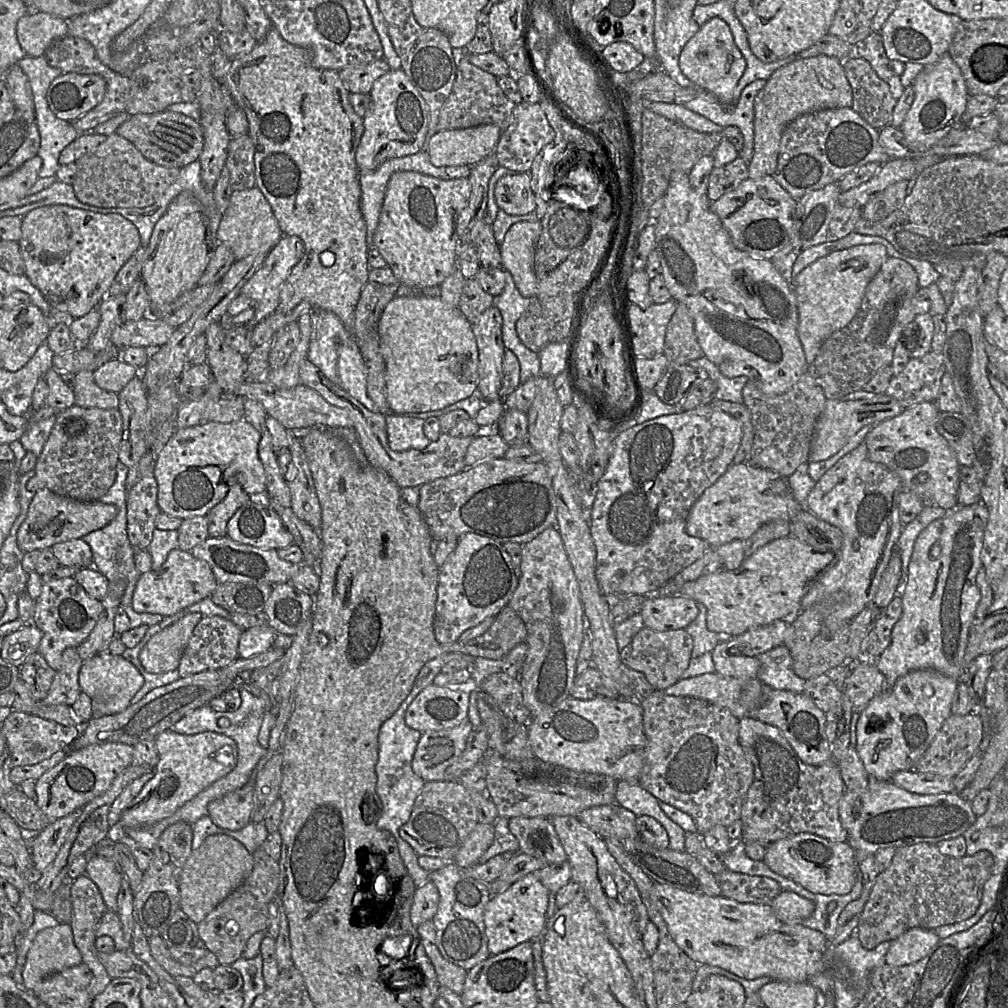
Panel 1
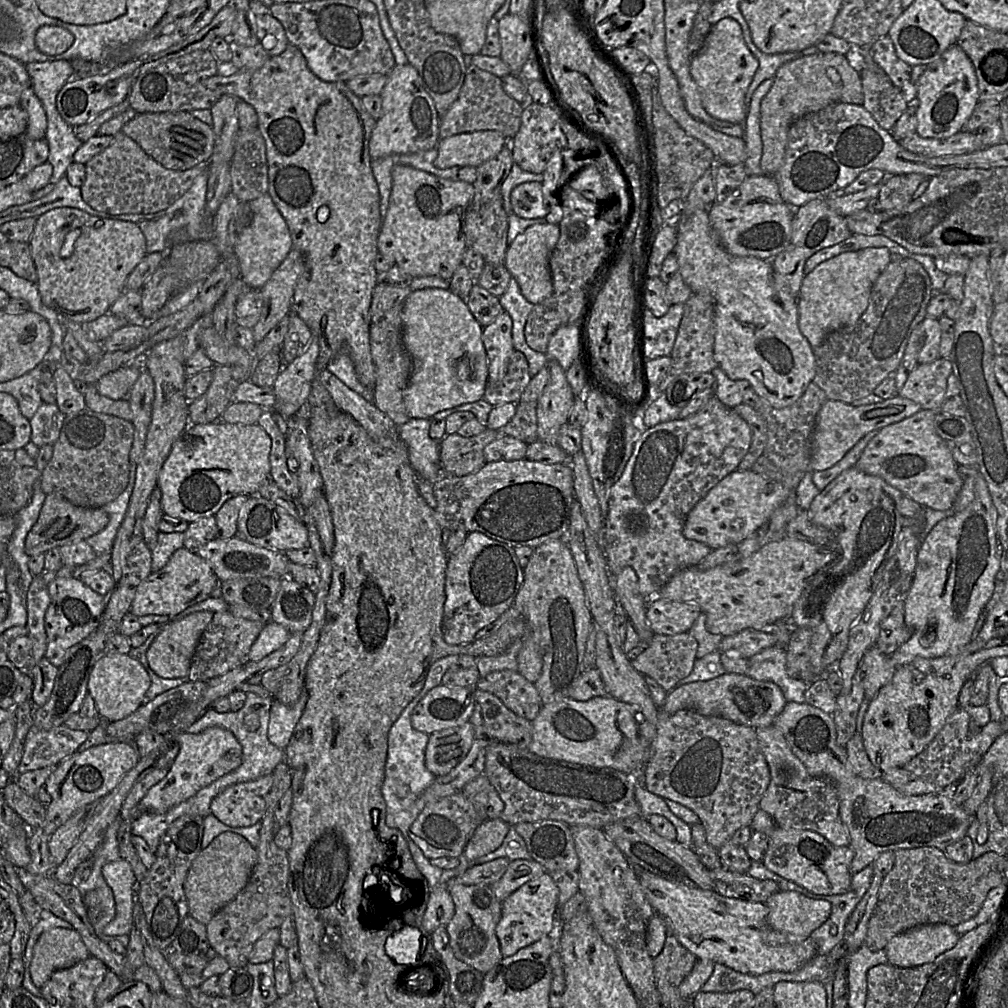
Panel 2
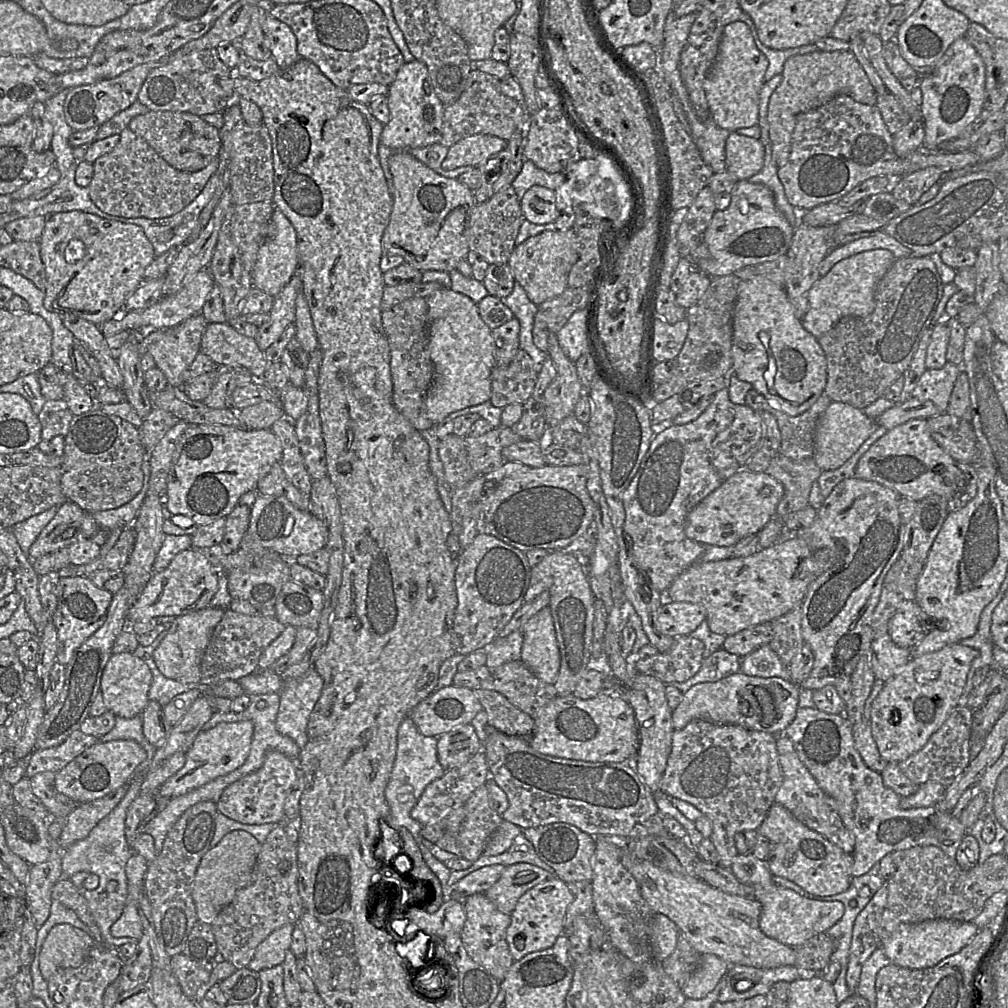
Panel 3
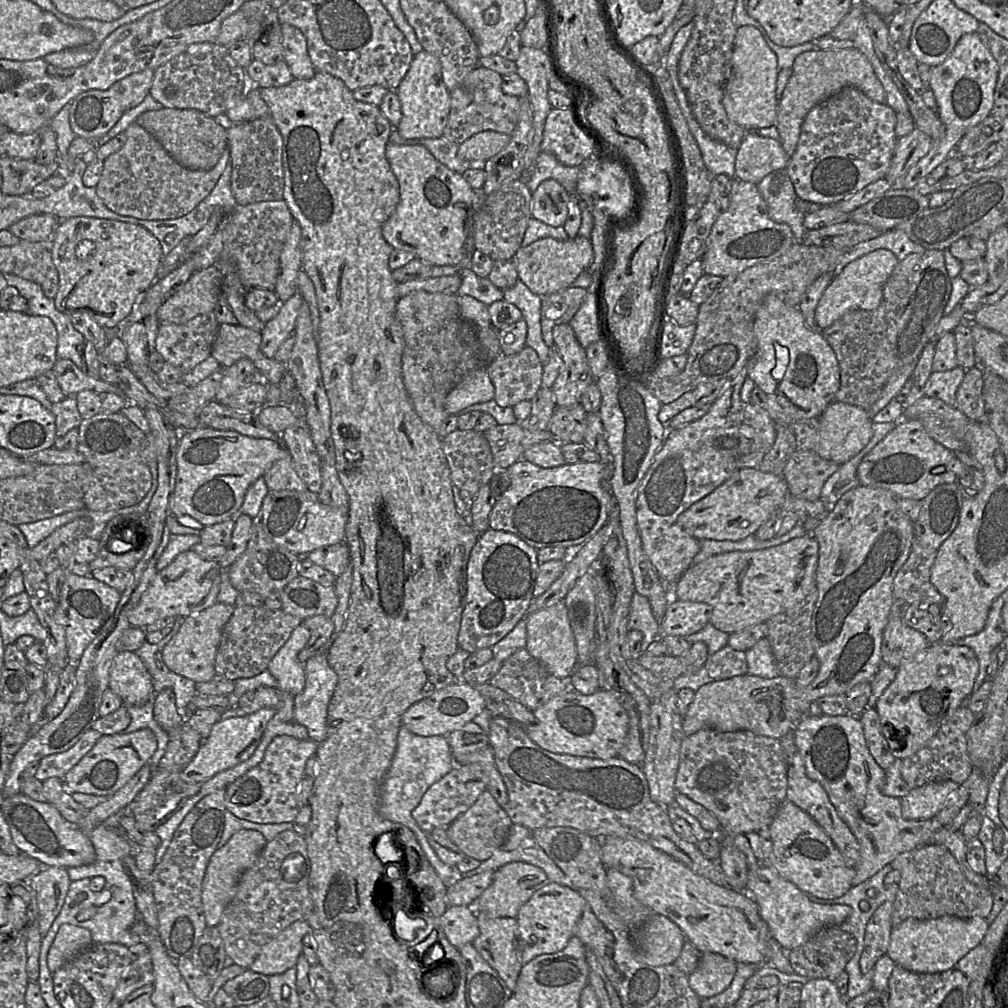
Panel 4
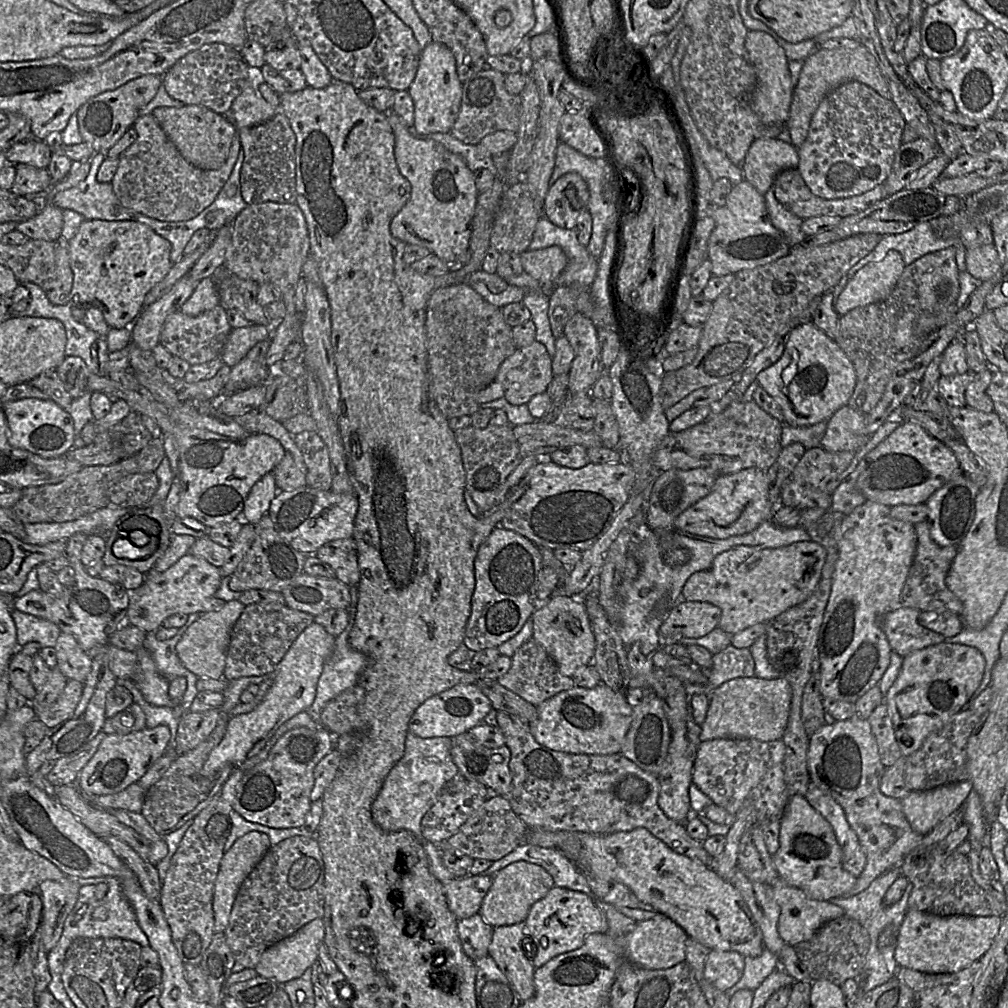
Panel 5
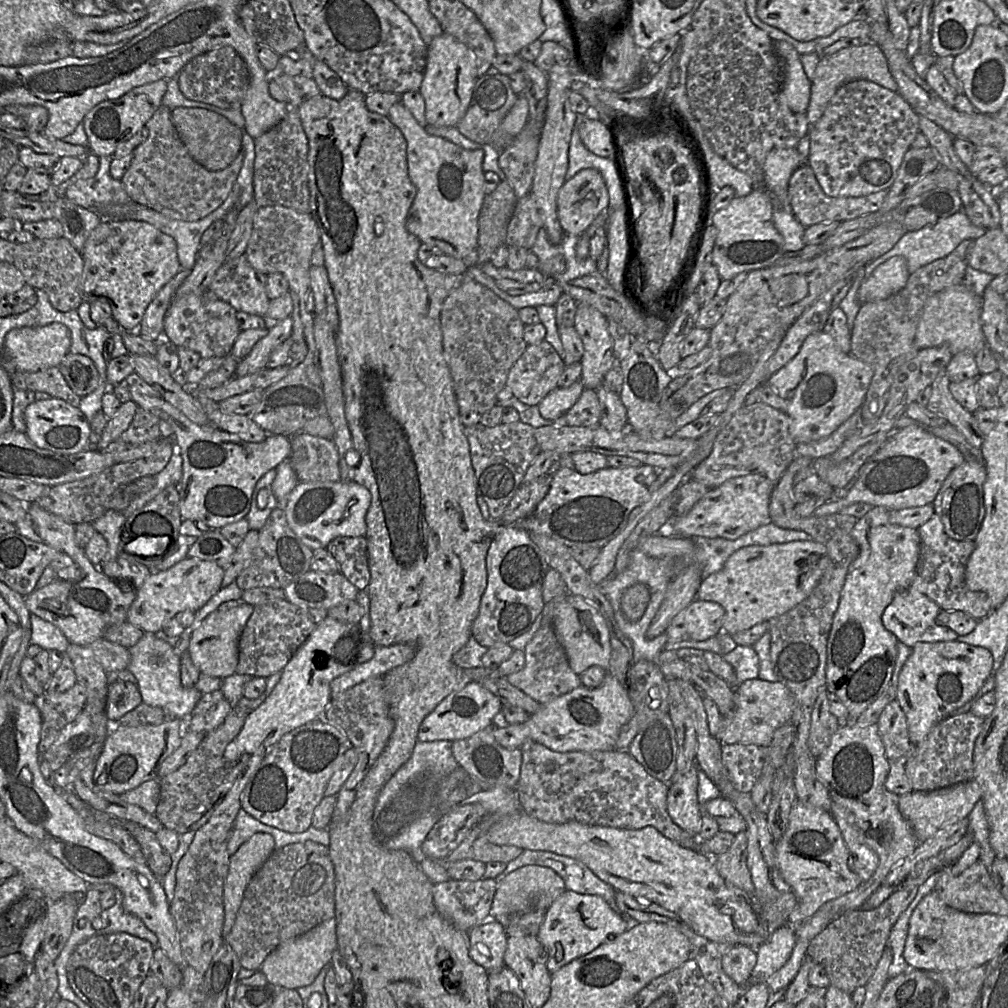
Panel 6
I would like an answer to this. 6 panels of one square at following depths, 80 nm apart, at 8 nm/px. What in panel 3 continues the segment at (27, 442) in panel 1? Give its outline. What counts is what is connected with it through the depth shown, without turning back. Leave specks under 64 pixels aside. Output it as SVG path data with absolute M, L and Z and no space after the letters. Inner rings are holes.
M47 400L38 414L42 427L42 440L48 441L58 436L65 436L73 417L65 400Z

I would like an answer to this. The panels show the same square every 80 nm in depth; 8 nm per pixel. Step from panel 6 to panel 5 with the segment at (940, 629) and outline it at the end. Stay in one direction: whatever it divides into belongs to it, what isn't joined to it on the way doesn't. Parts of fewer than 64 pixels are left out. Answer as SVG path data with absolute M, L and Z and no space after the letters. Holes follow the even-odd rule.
M899 606L881 617L881 628L886 634L892 652L905 658L916 650L947 641L947 638L942 634L922 626L918 621L919 614L920 610L916 608Z

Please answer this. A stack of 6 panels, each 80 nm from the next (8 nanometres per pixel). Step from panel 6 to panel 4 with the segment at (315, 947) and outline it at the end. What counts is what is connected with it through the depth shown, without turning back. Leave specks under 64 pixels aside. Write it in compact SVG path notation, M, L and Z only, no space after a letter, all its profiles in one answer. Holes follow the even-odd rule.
M296 921L263 946L249 967L265 976L282 974L294 968L302 955L303 938L311 931L307 921Z

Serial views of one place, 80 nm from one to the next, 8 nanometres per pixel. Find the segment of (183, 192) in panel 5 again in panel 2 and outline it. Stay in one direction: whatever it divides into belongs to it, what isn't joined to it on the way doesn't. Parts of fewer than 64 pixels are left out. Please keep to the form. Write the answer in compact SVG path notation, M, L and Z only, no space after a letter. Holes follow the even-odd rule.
M118 132L105 150L85 163L85 168L85 181L80 186L81 196L92 208L109 214L151 214L167 209L182 197L196 177L206 173L207 165L198 165L183 171L167 169L150 157L133 139Z

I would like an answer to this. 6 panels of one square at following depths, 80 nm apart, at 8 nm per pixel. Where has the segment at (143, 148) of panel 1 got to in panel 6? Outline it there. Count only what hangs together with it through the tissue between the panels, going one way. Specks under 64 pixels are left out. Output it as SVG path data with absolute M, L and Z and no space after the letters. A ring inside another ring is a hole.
M196 107L171 109L172 122L191 157L210 171L227 168L242 150L243 129L221 114Z

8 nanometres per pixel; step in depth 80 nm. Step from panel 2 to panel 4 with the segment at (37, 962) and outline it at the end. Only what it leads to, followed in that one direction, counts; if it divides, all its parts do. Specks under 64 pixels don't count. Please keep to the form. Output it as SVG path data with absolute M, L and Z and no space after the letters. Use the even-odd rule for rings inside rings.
M71 924L61 925L48 951L49 970L56 972L93 943L89 930Z

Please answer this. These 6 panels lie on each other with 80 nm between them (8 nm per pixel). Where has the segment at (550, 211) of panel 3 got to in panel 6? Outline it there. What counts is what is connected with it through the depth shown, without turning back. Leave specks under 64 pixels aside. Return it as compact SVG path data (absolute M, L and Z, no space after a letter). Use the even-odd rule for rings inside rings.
M593 168L566 179L557 196L559 222L566 234L579 237L609 206L609 193L601 173Z

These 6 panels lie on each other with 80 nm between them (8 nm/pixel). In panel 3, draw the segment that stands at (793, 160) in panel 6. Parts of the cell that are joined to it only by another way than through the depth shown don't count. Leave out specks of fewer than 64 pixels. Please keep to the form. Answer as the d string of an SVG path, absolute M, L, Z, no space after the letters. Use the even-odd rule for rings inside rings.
M731 132L725 144L727 171L739 181L748 180L764 166L765 147L759 139Z

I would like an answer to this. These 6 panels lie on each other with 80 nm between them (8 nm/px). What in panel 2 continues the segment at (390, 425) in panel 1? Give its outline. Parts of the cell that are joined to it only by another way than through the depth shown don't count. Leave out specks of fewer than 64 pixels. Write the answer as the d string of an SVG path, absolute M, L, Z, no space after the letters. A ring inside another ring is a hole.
M411 418L406 423L397 426L398 436L408 449L409 461L419 480L435 483L446 477L439 456L439 442L430 437L431 421L428 419Z

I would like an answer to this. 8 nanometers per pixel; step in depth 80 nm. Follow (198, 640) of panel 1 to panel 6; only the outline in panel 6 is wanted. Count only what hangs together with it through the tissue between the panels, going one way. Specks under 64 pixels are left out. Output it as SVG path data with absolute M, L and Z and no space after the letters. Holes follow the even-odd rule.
M287 599L255 606L239 638L235 673L267 678L282 671L310 634L327 618L327 611L295 605Z

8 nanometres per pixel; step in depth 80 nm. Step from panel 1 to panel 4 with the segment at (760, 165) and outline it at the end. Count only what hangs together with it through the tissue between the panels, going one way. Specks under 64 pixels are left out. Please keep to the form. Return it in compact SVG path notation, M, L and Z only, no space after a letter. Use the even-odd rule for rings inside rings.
M858 49L817 50L798 55L791 67L792 73L778 100L775 127L785 153L792 157L799 141L806 115L817 105L847 86L861 90L871 100L884 104L886 93L873 66Z

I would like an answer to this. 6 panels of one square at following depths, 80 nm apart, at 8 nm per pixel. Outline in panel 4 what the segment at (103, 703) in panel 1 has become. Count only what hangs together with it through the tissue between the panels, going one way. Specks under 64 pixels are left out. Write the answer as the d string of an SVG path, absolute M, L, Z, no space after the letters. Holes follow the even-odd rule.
M119 652L113 658L109 689L121 697L127 708L154 699L152 676L135 652Z

